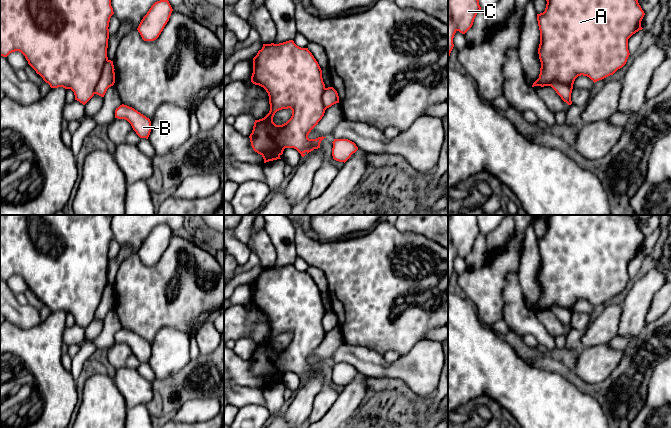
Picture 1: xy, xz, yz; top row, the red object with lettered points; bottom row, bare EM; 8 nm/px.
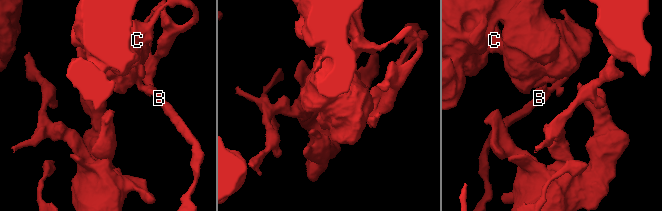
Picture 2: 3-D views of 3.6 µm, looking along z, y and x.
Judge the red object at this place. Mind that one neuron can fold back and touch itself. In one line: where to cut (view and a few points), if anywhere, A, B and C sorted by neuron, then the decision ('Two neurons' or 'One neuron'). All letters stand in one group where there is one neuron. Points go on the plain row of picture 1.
Split along xy (107, 283), (94, 317). Groups: A C / B. Two neurons

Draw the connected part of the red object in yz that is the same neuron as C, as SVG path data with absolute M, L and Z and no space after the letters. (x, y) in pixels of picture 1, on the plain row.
M449 215L448 217L448 281L454 271L453 262L457 255L465 258L473 249L477 237L481 234L477 215Z

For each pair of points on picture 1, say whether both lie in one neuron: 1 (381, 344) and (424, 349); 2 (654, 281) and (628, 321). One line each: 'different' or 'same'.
1: different
2: same

